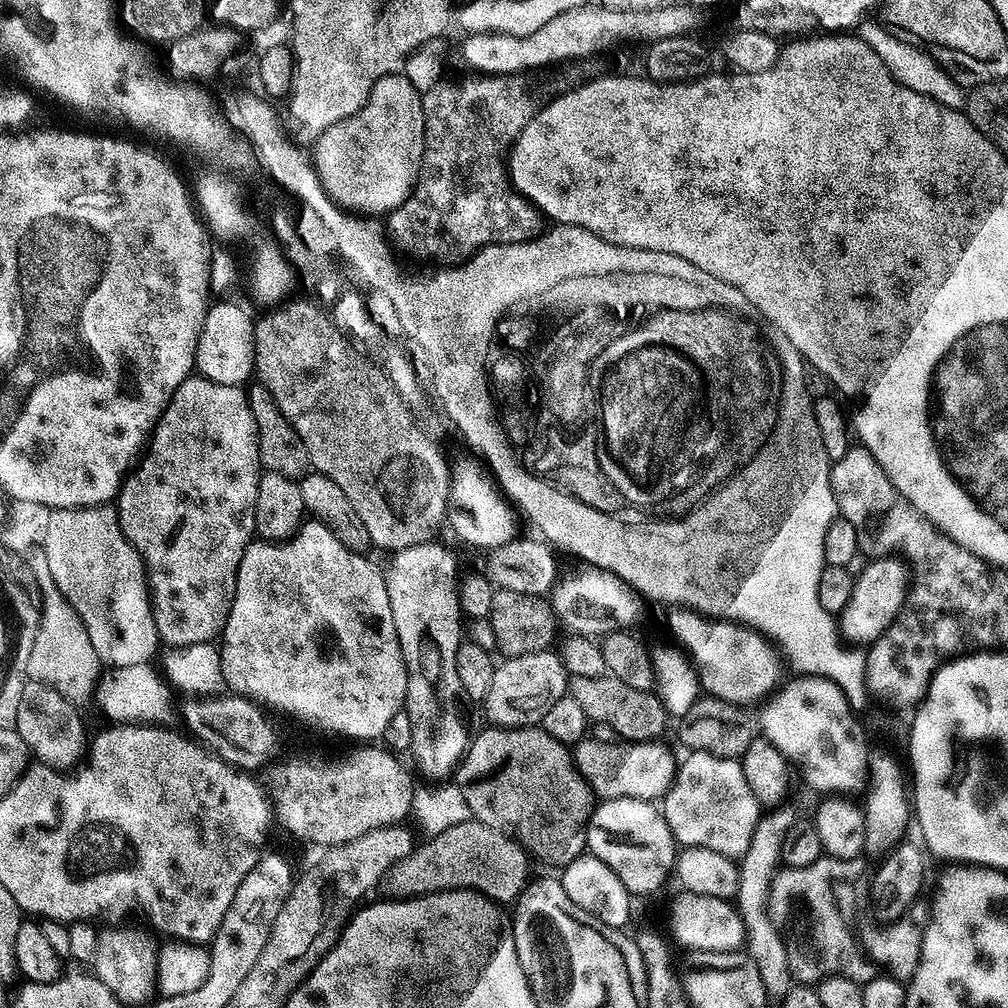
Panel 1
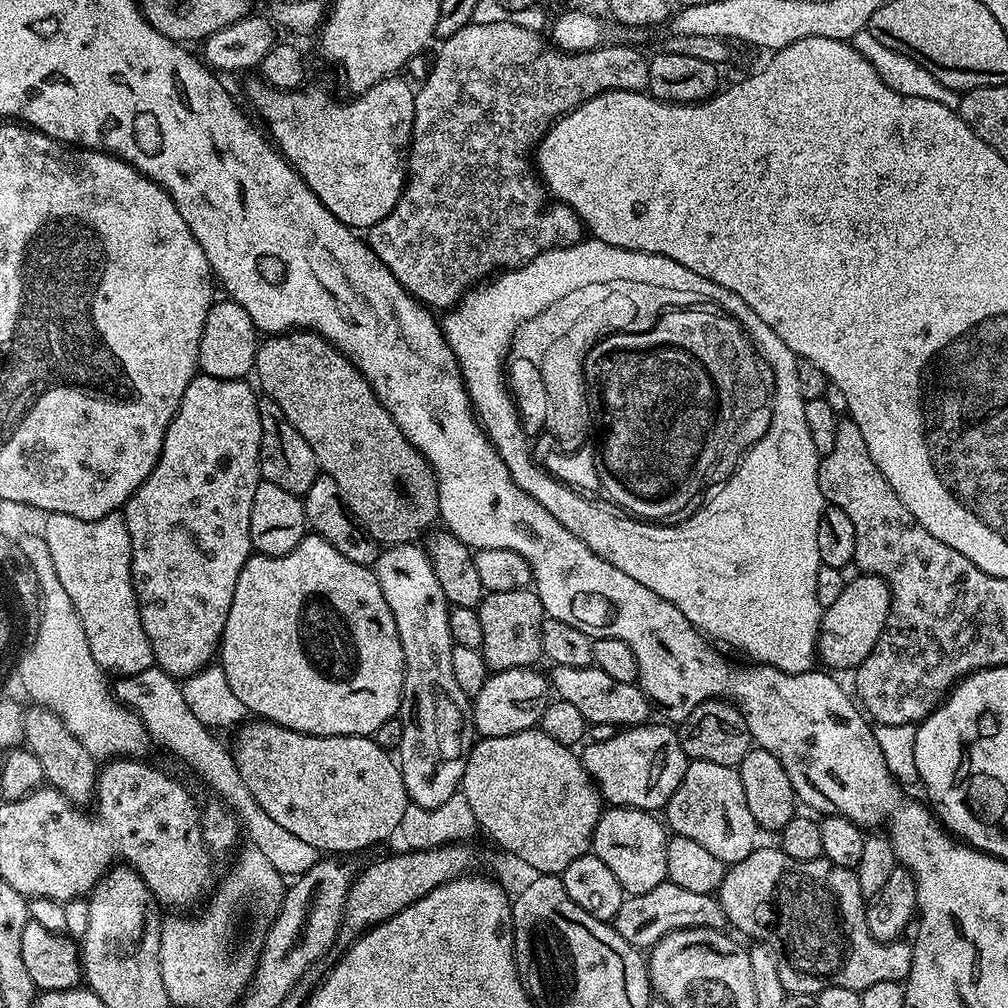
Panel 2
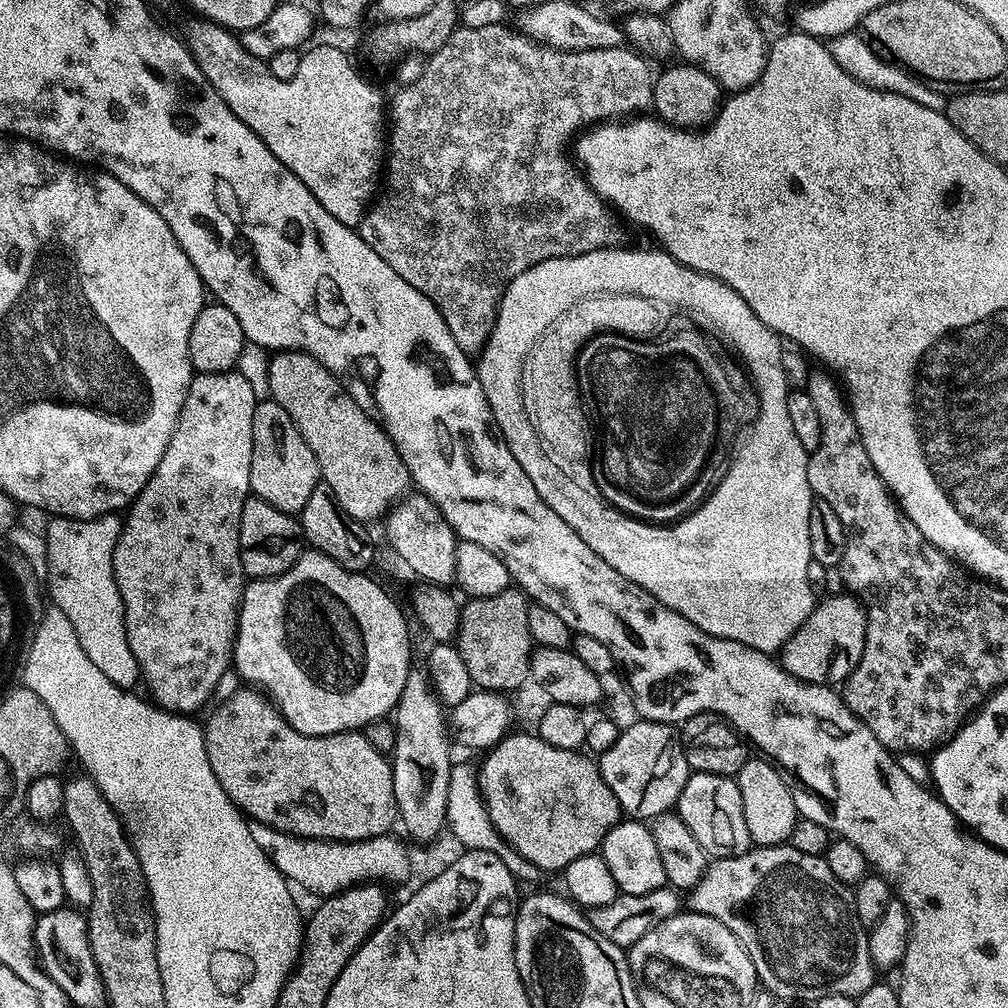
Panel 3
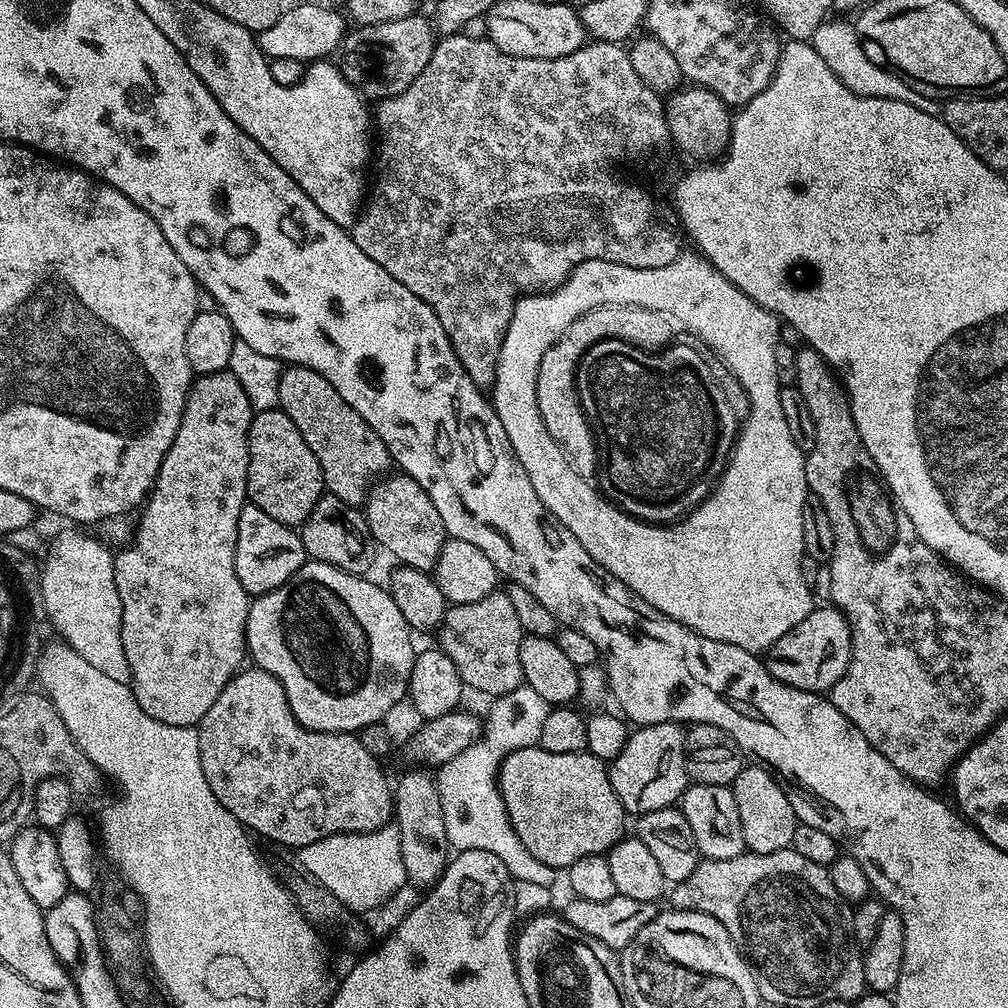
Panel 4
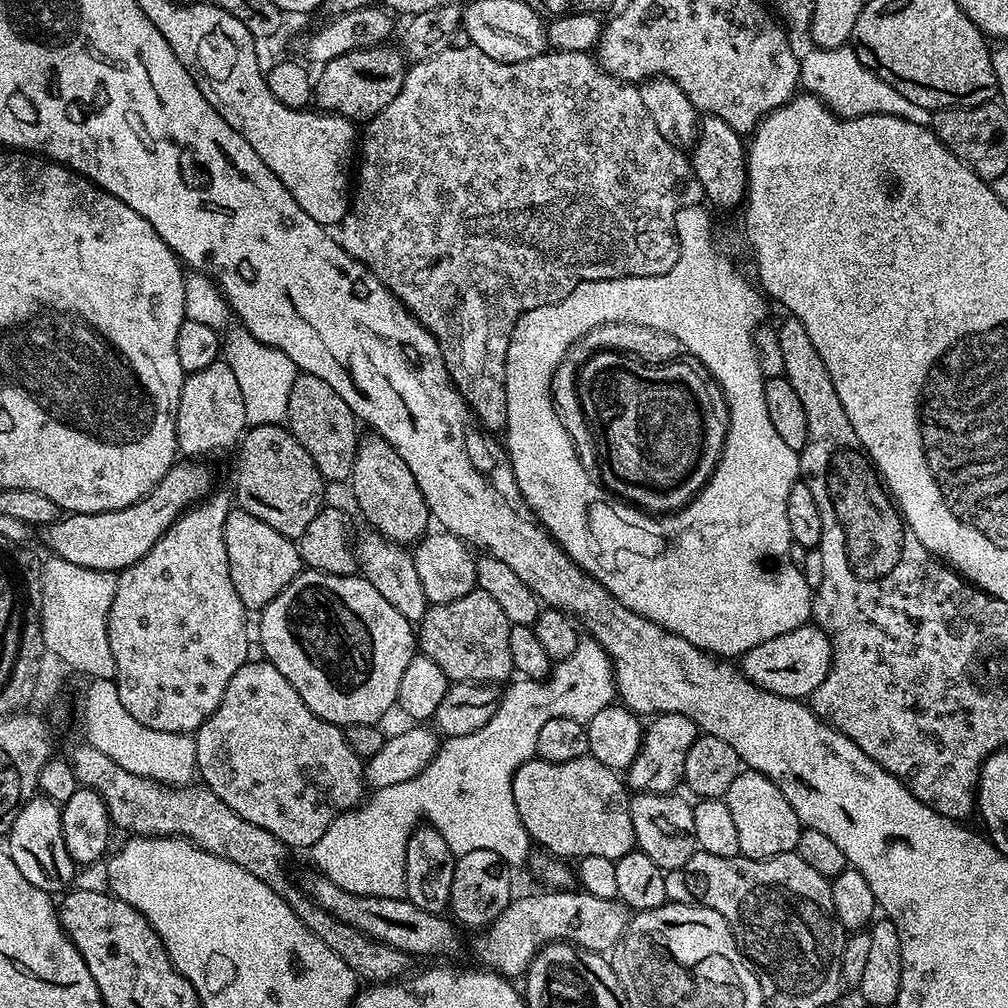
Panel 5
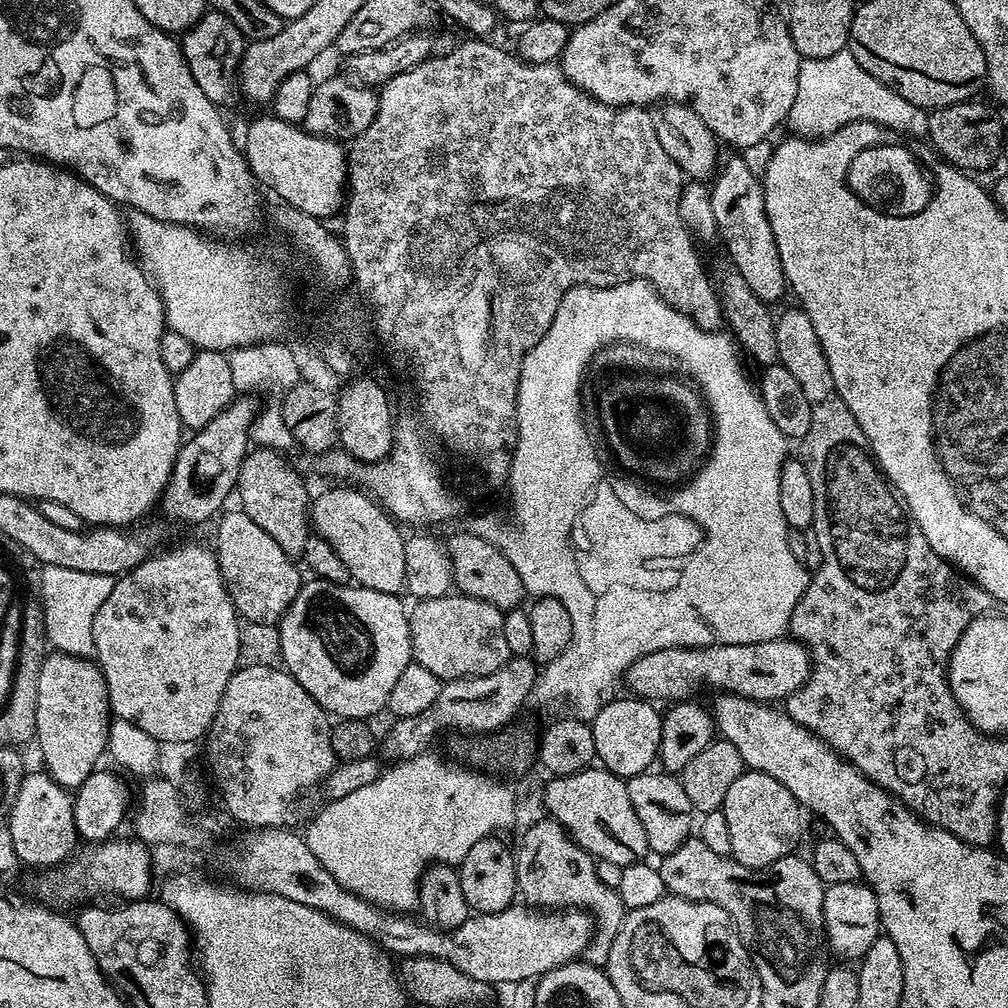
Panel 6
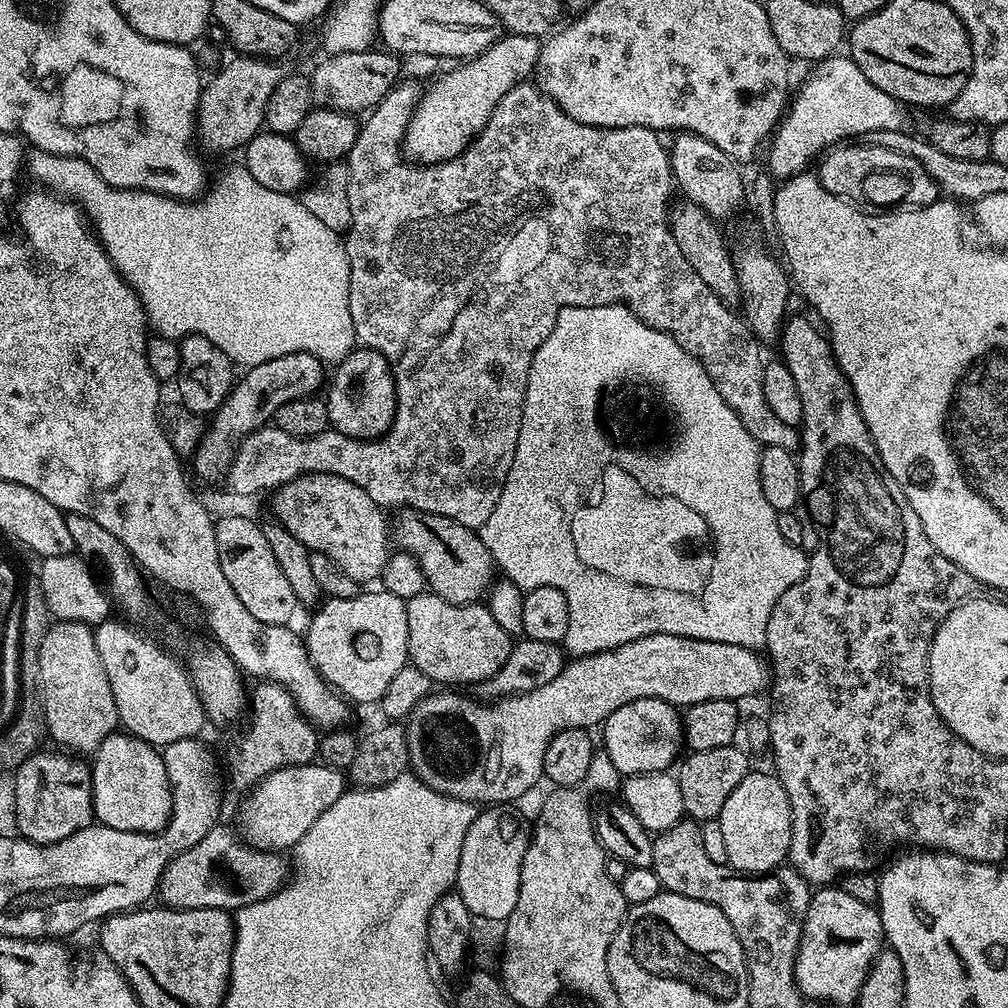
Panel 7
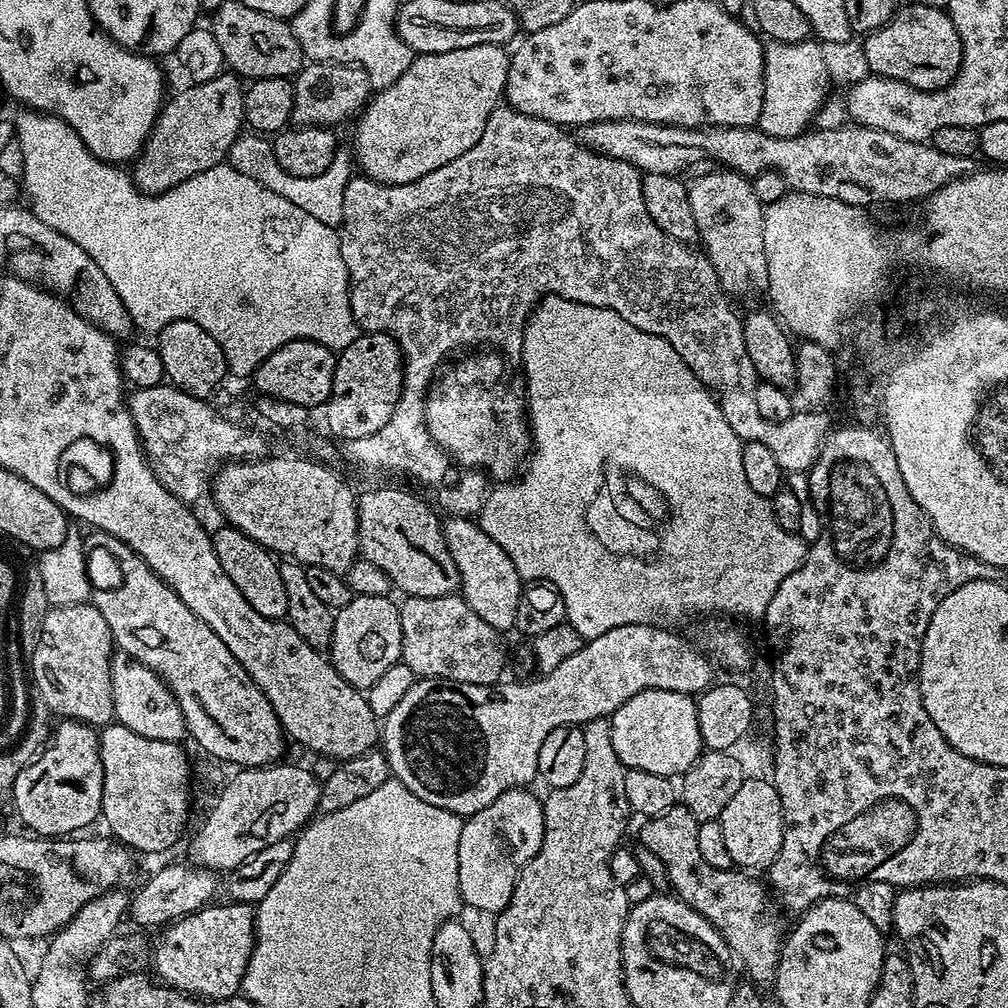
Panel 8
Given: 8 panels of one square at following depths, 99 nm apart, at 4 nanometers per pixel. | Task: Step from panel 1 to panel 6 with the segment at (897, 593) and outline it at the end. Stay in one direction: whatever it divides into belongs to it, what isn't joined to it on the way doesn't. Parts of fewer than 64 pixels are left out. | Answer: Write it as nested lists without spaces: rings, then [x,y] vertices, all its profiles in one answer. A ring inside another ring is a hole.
[[[791,638],[754,642],[753,644],[719,644],[709,648],[667,648],[635,660],[626,673],[629,693],[649,702],[684,702],[699,688],[717,688],[720,694],[744,696],[747,700],[784,702],[808,681],[812,658],[808,649]]]

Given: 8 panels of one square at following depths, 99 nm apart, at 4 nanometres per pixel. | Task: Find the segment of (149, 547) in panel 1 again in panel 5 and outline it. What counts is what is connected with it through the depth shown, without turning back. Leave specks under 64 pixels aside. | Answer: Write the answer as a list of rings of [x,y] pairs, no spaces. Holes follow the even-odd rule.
[[[217,362],[206,366],[206,370],[198,370],[185,375],[176,415],[176,446],[183,455],[184,452],[188,455],[185,457],[208,458],[204,456],[212,456],[215,452],[224,452],[227,448],[235,449],[240,443],[240,437],[246,431],[246,425],[246,407],[243,406],[242,393],[230,366],[223,362]],[[209,495],[198,504],[193,504],[188,511],[178,517],[172,523],[170,530],[134,562],[134,566],[125,568],[116,578],[116,593],[114,602],[110,606],[108,615],[108,641],[110,642],[110,654],[114,654],[114,666],[116,667],[116,679],[114,681],[118,690],[118,698],[122,698],[122,706],[126,706],[126,711],[135,720],[142,722],[142,726],[150,726],[150,730],[162,730],[163,732],[183,732],[185,734],[195,733],[201,728],[218,710],[222,702],[222,694],[226,694],[226,686],[230,686],[230,678],[238,674],[238,670],[243,664],[247,664],[250,659],[248,653],[248,616],[249,609],[244,607],[242,598],[238,598],[238,590],[234,590],[234,582],[230,582],[230,562],[226,562],[226,538],[224,537],[224,527],[226,518],[230,511],[230,500],[224,496]]]

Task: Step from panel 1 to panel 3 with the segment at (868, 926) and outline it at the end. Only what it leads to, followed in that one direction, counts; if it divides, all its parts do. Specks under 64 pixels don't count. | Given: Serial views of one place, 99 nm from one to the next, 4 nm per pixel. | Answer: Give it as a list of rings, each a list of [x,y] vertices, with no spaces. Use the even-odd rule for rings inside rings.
[[[787,842],[765,848],[753,846],[747,852],[737,856],[722,856],[713,859],[705,867],[700,881],[690,890],[690,896],[692,896],[691,911],[706,914],[710,918],[722,922],[722,926],[726,926],[726,930],[730,930],[730,934],[734,934],[734,938],[738,938],[738,942],[742,942],[750,962],[754,962],[757,981],[767,988],[777,1001],[809,1000],[809,1002],[815,1002],[830,994],[842,994],[855,998],[861,996],[866,990],[870,990],[872,984],[877,983],[878,972],[870,958],[867,931],[862,926],[862,922],[858,922],[858,910],[854,910],[852,888],[847,884],[842,884],[838,878],[834,878],[834,870],[830,870],[830,866],[826,866],[823,856],[802,854],[802,850],[794,850],[792,845]]]

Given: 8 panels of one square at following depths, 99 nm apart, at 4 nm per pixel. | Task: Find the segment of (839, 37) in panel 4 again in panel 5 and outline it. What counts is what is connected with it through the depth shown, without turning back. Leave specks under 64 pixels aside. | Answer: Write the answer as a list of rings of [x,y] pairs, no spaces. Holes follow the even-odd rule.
[[[851,47],[817,48],[800,56],[800,84],[811,95],[823,100],[837,116],[865,116],[866,114],[890,114],[906,118],[910,122],[931,125],[932,112],[926,106],[917,106],[910,98],[898,94],[878,74],[874,74],[863,64]]]

